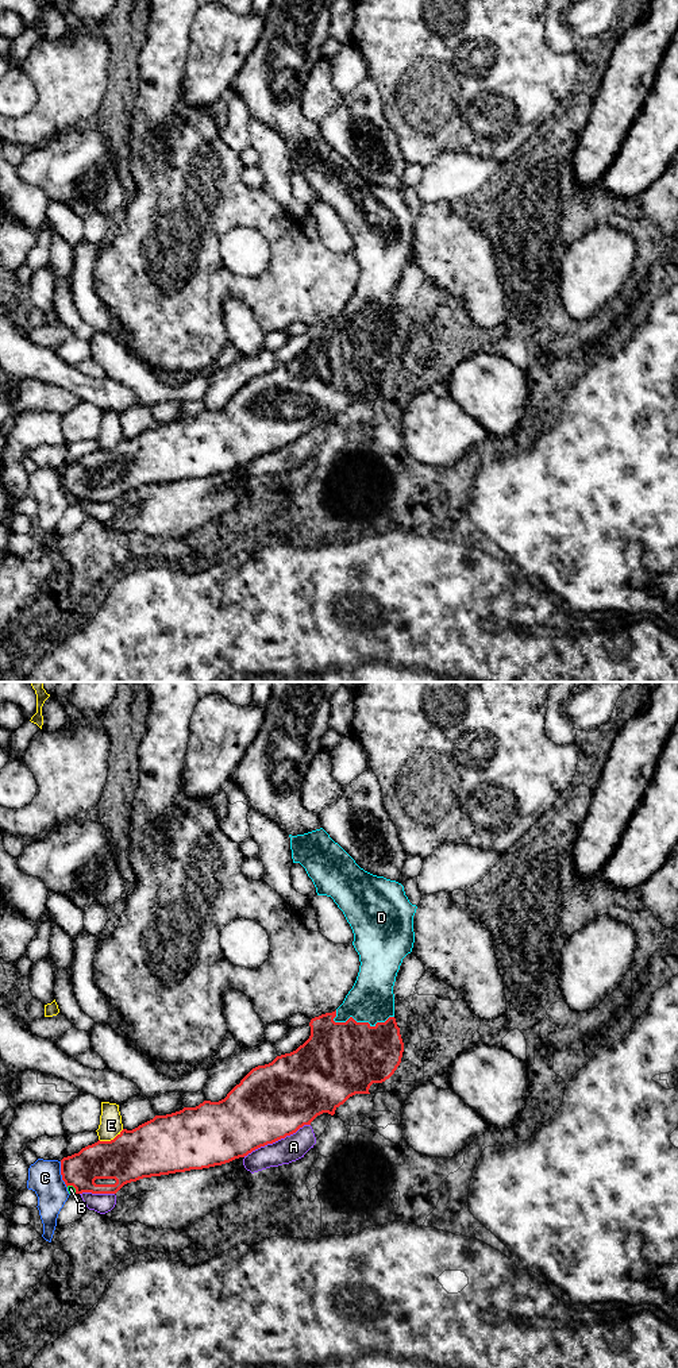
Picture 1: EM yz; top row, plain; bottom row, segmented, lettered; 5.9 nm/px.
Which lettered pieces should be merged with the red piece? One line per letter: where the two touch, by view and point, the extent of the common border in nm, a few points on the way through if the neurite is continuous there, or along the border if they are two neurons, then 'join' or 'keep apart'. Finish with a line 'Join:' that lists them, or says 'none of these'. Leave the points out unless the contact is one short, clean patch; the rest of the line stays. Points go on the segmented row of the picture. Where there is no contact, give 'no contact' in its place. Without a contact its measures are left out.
A: contact yz (276, 1140); length 440 nm; keep apart
B: contact yz (73, 1186); length 80 nm; border yz (66, 1186), (72, 1186), (76, 1193); keep apart
C: contact yz (61, 1174); length 170 nm; keep apart
D: contact yz (362, 1022); length 360 nm; join
E: contact yz (111, 1140); length 170 nm; keep apart
Join: D

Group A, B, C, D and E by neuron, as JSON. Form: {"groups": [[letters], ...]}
{"groups": [["A", "B"], ["C"], ["D"], ["E"]]}

